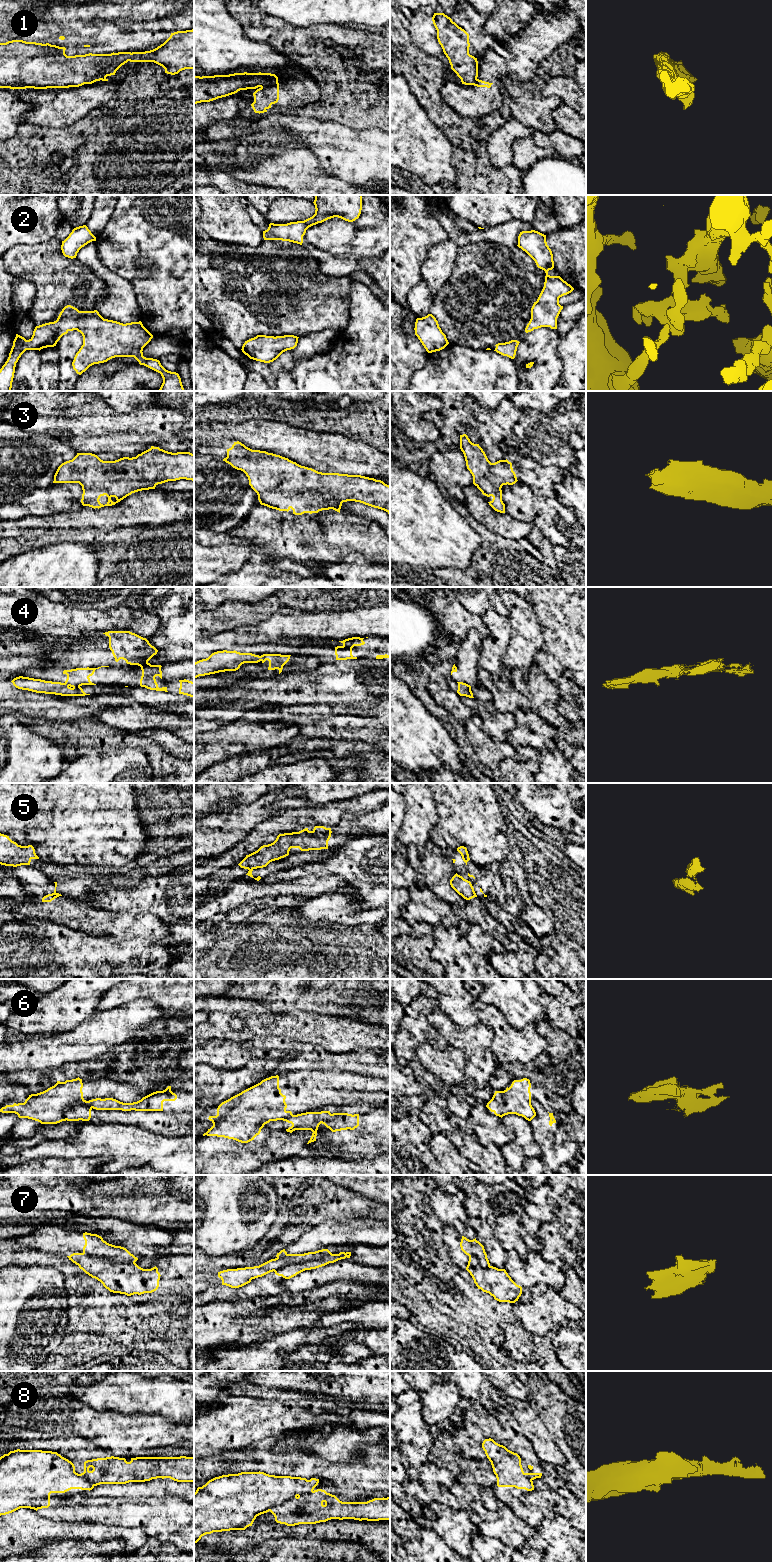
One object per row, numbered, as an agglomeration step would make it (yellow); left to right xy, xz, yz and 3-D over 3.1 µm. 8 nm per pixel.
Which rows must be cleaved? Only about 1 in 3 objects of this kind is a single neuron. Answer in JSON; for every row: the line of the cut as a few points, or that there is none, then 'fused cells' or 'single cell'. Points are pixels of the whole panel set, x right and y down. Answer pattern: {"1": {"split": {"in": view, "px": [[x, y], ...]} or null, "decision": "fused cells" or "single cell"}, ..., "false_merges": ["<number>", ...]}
{"1": {"split": {"in": "xz", "px": [[277, 80], [264, 84], [261, 87]]}, "decision": "fused cells"}, "2": {"split": null, "decision": "single cell"}, "3": {"split": null, "decision": "single cell"}, "4": {"split": {"in": "xy", "px": [[79, 686], [73, 688]]}, "decision": "fused cells"}, "5": {"split": {"in": "xz", "px": [[249, 869], [252, 870]]}, "decision": "fused cells"}, "6": {"split": {"in": "xz", "px": [[292, 1114], [283, 1120]]}, "decision": "fused cells"}, "7": {"split": {"in": "xz", "px": [[331, 1253], [319, 1259], [293, 1262], [274, 1271]]}, "decision": "fused cells"}, "8": {"split": {"in": "xz", "px": [[296, 1496], [269, 1510]]}, "decision": "fused cells"}, "false_merges": ["1", "4", "5", "6", "7", "8"]}

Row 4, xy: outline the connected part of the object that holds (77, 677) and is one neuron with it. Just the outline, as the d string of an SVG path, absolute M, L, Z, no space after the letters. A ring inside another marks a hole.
M101 666L101 667L109 667L109 666ZM76 668L71 670L64 670L63 674L67 675L67 679L65 681L65 685L77 688L82 685L96 685L90 681L90 676L92 676L96 669L98 668Z

